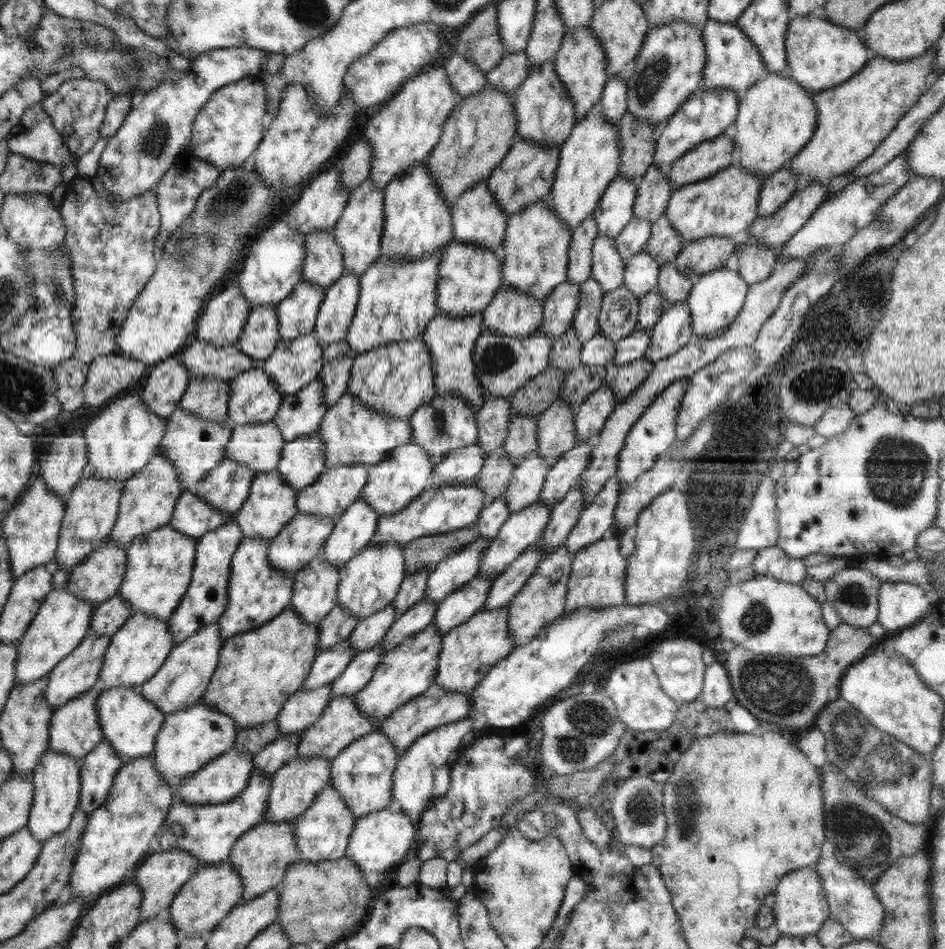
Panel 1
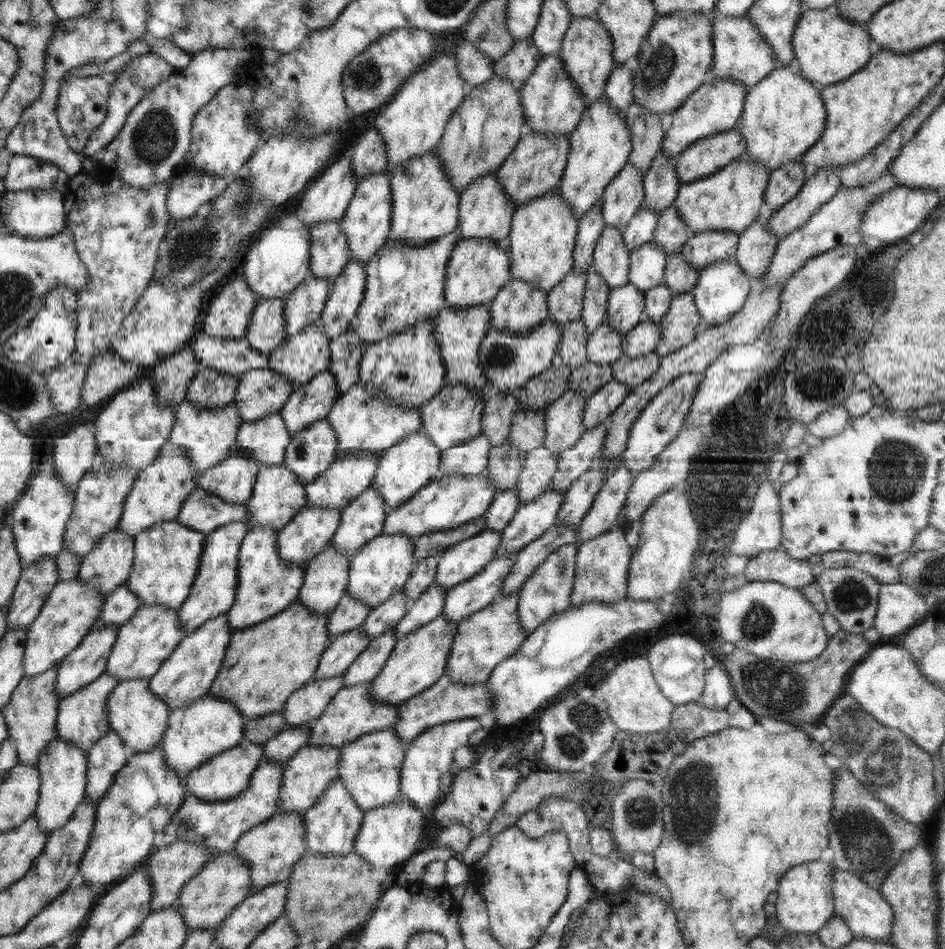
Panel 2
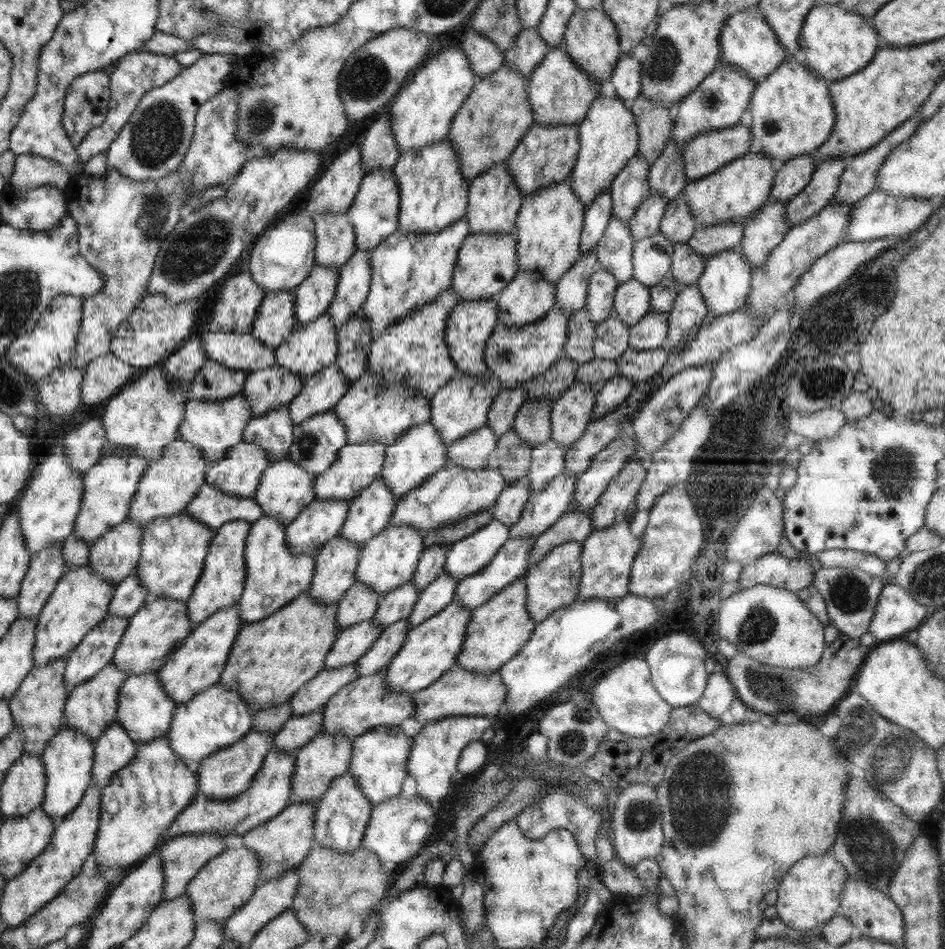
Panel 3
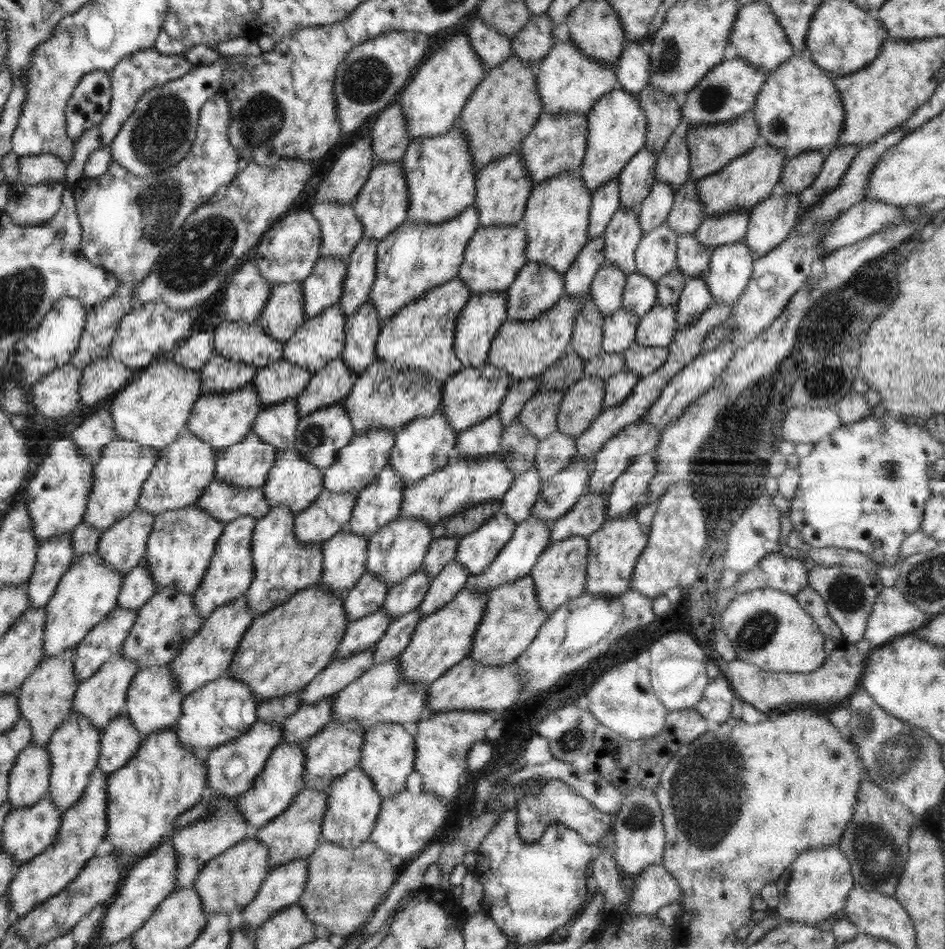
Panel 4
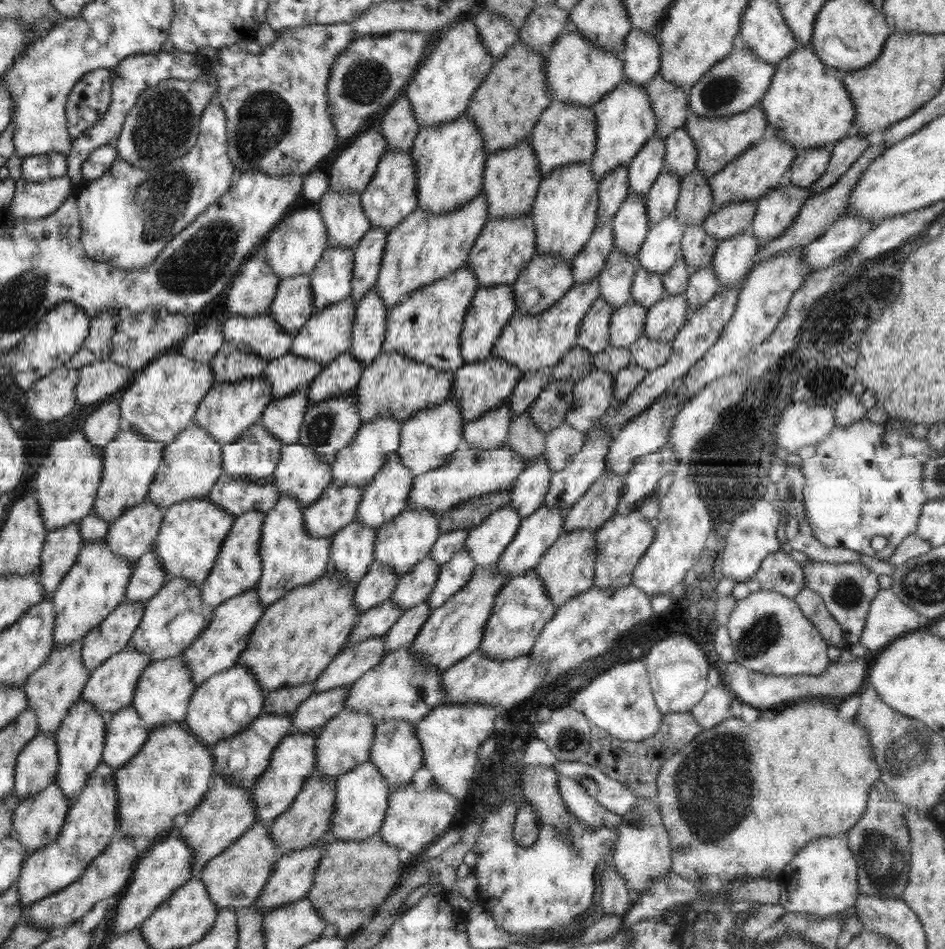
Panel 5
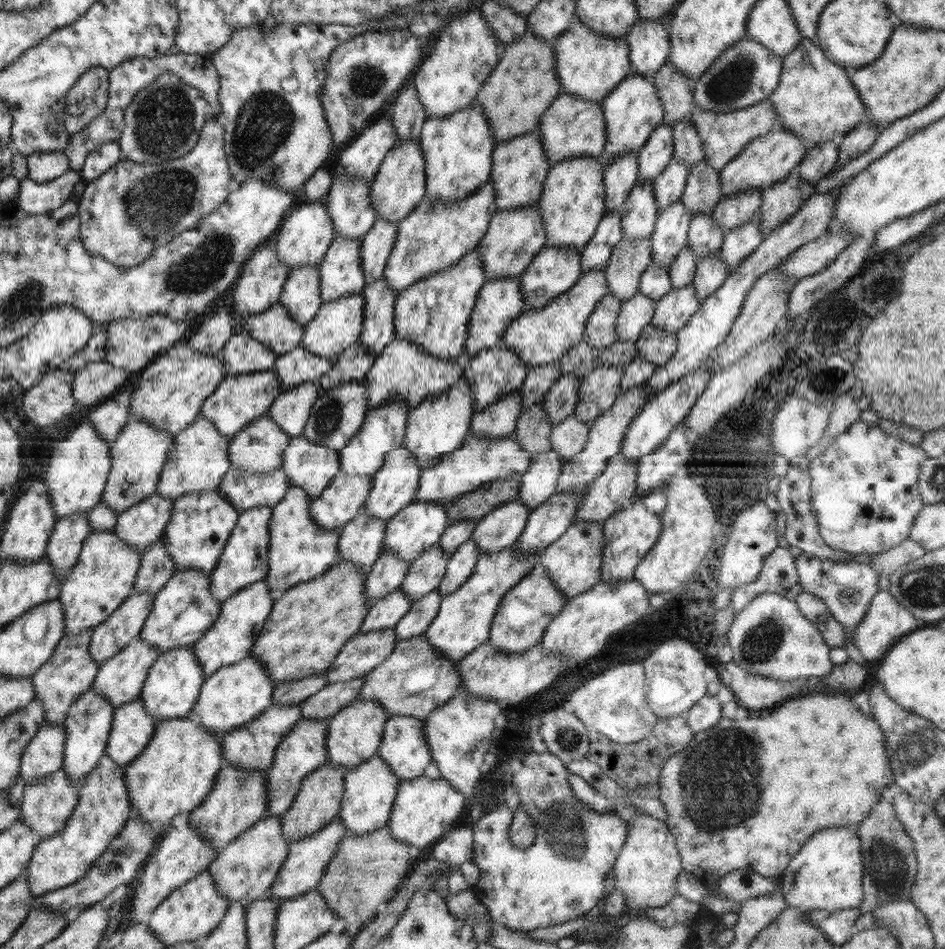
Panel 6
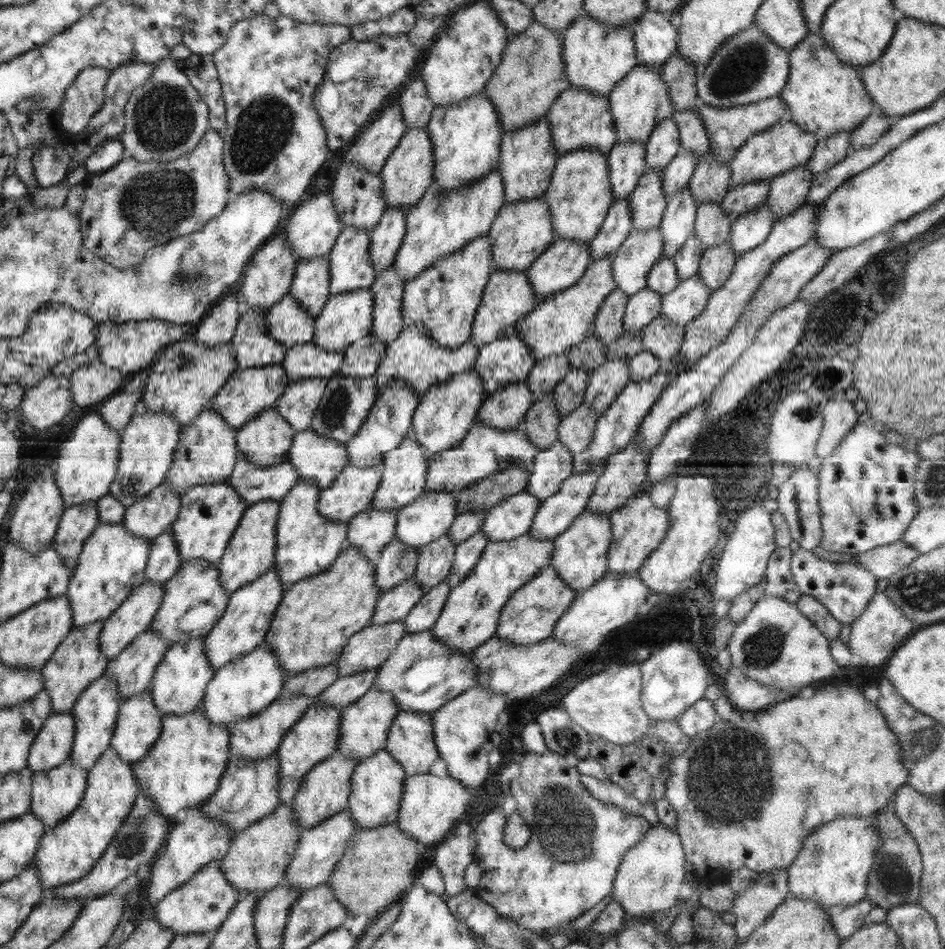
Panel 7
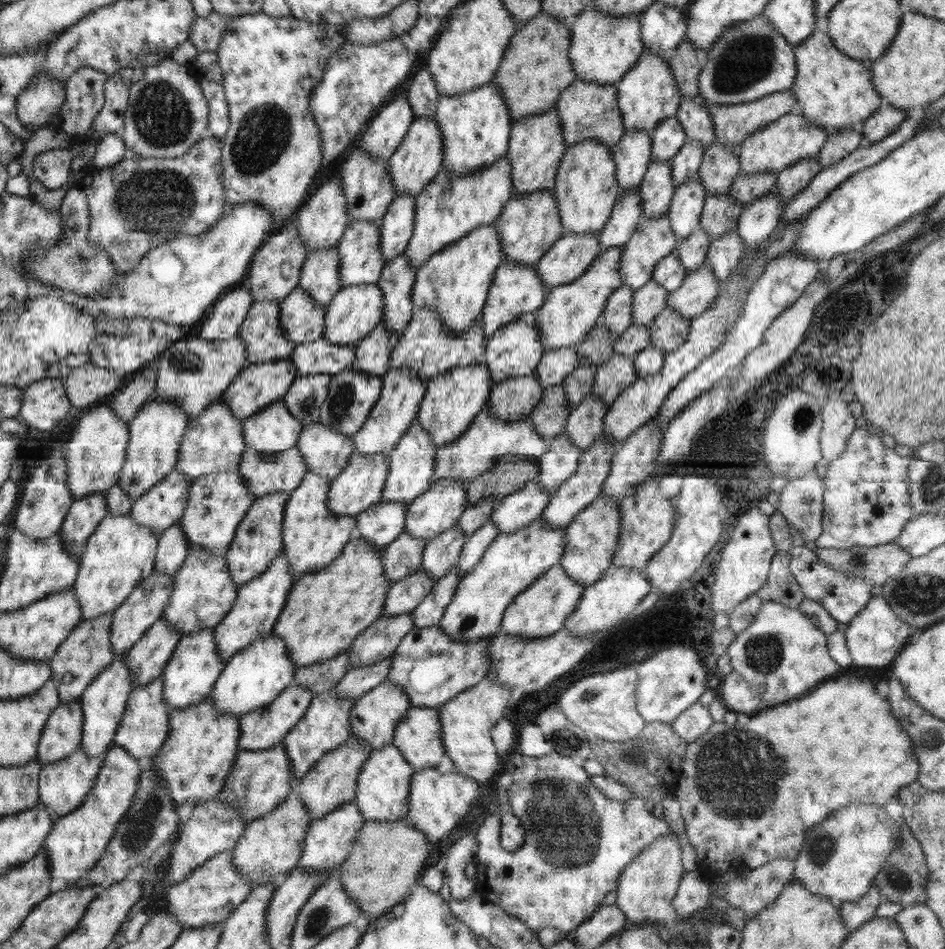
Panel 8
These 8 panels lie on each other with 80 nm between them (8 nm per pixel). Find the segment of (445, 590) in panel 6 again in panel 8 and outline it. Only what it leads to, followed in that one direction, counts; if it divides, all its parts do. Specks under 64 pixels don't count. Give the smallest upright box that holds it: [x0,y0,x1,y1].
[457,520,500,576]

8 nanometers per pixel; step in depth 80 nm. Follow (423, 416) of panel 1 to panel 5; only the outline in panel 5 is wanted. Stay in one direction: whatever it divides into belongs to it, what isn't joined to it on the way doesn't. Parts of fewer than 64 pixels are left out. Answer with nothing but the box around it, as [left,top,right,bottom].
[450,354,523,423]

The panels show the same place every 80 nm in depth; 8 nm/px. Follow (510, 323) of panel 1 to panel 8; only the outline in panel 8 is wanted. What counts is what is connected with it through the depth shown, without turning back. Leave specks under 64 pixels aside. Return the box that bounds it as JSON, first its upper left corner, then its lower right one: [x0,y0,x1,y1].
[535,232,602,288]

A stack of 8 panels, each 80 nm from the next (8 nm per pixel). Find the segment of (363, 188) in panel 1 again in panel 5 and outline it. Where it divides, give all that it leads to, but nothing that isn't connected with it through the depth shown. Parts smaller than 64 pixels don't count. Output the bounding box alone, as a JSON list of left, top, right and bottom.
[360,150,418,231]

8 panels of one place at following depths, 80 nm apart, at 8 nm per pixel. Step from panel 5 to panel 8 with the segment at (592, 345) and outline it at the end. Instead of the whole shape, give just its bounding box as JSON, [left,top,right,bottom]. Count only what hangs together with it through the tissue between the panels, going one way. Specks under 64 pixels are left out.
[601,284,633,337]

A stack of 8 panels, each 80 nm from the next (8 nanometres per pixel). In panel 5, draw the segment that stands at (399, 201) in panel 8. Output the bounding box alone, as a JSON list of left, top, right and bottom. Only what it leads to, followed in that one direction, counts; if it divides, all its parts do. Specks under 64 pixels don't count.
[349,227,388,300]

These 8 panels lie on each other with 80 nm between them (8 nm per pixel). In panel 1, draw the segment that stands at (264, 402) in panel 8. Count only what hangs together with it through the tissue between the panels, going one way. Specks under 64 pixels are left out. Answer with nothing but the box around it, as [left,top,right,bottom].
[159,406,233,491]

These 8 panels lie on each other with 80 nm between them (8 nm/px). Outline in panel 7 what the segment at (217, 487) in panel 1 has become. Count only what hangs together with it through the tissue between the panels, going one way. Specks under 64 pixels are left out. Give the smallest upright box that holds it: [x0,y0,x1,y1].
[235,406,296,466]

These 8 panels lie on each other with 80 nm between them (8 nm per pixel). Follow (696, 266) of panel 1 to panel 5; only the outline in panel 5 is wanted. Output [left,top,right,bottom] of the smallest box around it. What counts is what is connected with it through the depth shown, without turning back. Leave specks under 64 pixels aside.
[701,200,757,241]

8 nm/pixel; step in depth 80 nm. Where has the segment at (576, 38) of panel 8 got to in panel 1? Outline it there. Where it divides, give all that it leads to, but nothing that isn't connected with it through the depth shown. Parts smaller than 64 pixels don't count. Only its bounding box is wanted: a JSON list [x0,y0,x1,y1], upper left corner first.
[513,59,577,146]

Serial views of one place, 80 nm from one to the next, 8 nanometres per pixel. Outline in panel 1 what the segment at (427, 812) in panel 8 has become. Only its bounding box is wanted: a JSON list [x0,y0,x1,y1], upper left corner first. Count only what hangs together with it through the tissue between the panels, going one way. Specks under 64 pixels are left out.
[346,806,417,878]

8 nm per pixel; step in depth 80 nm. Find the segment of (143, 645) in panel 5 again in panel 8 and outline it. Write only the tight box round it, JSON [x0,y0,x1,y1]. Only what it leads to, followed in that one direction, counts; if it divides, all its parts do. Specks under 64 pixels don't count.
[161,550,237,636]

